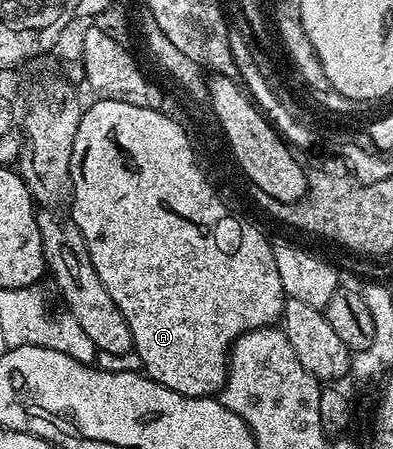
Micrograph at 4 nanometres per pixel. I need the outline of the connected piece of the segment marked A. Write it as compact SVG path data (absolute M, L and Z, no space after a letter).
M93 100L93 105L80 114L78 131L72 148L72 172L70 174L70 201L72 213L70 220L76 224L86 247L90 251L90 263L102 279L102 287L110 291L110 299L122 311L126 323L132 332L132 348L135 356L140 356L143 372L170 391L187 397L211 397L219 394L228 378L228 355L232 344L244 333L255 329L275 326L284 316L284 288L282 279L278 279L278 267L274 267L273 242L264 238L260 229L255 229L248 221L235 217L224 206L225 198L212 190L210 182L204 178L200 165L196 162L197 154L193 152L184 129L177 121L160 113L159 109L133 107L131 103L118 103L106 100Z

